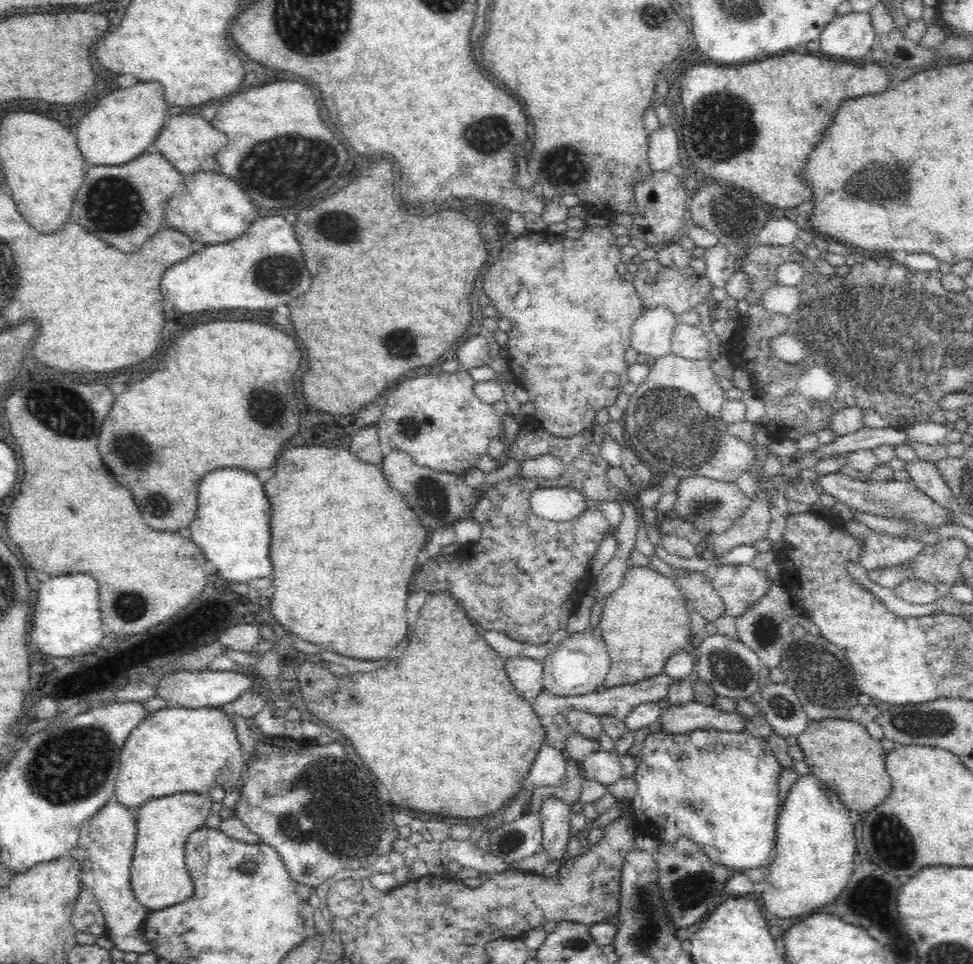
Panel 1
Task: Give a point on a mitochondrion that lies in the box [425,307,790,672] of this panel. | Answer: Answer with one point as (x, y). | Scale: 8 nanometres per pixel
(670, 423)

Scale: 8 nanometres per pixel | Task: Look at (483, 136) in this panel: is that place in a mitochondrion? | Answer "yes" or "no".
yes

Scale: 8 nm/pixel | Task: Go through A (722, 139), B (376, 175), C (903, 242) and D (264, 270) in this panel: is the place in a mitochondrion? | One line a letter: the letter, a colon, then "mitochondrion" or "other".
A: mitochondrion
B: other
C: other
D: mitochondrion

